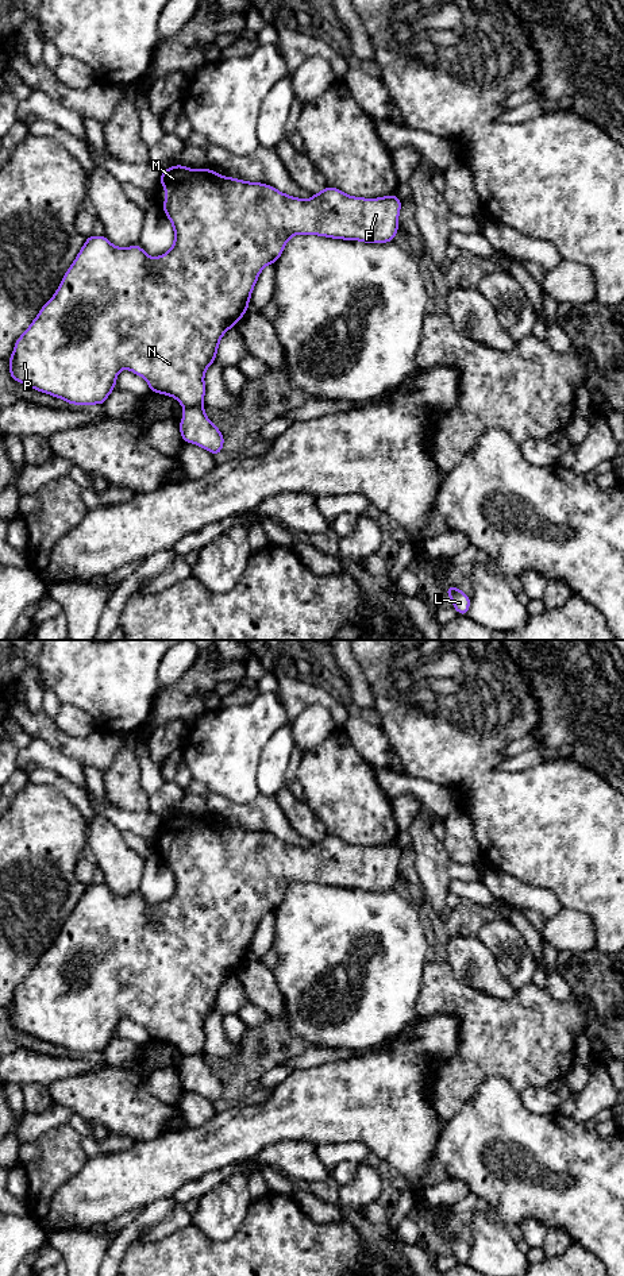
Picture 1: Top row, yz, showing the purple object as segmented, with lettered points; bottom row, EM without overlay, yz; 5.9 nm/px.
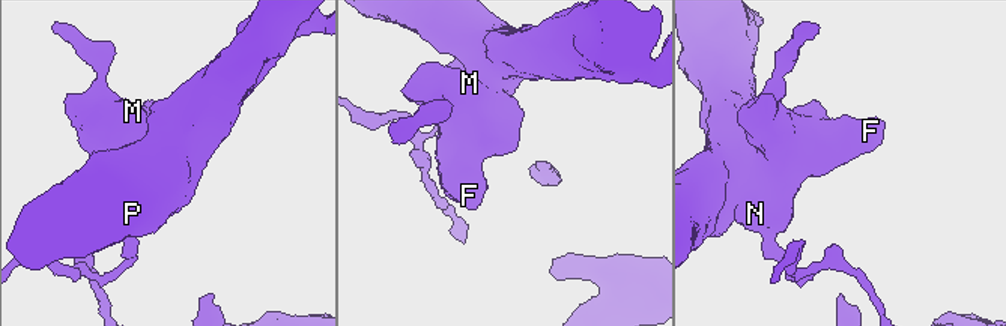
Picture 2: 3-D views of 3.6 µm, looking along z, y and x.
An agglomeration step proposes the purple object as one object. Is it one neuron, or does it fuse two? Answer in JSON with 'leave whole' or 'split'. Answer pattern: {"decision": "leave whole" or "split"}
{"decision": "split"}

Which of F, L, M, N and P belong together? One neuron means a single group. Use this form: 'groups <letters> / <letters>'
groups F M N P / L

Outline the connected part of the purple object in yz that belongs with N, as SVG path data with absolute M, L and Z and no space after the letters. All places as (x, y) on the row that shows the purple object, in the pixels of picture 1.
M176 165L165 169L159 178L161 185L166 190L166 200L159 205L167 215L169 221L174 228L174 244L163 255L150 258L140 244L131 247L116 247L105 235L88 236L74 262L65 273L62 282L54 296L42 307L38 316L32 320L31 325L15 342L9 362L9 375L12 381L18 381L31 389L42 393L62 398L73 405L103 405L111 392L116 388L116 378L122 369L128 369L134 374L140 375L149 383L150 392L174 397L184 408L200 406L204 402L205 370L216 361L216 352L222 336L238 324L249 309L250 297L257 280L266 265L274 265L286 242L296 234L301 235L319 235L332 239L359 240L365 243L388 243L396 239L398 231L398 215L402 201L396 196L385 196L378 198L353 197L340 189L327 185L320 193L312 194L309 200L288 196L271 185L261 182L249 182L238 178L224 177L212 171L208 167L189 169L184 165Z

